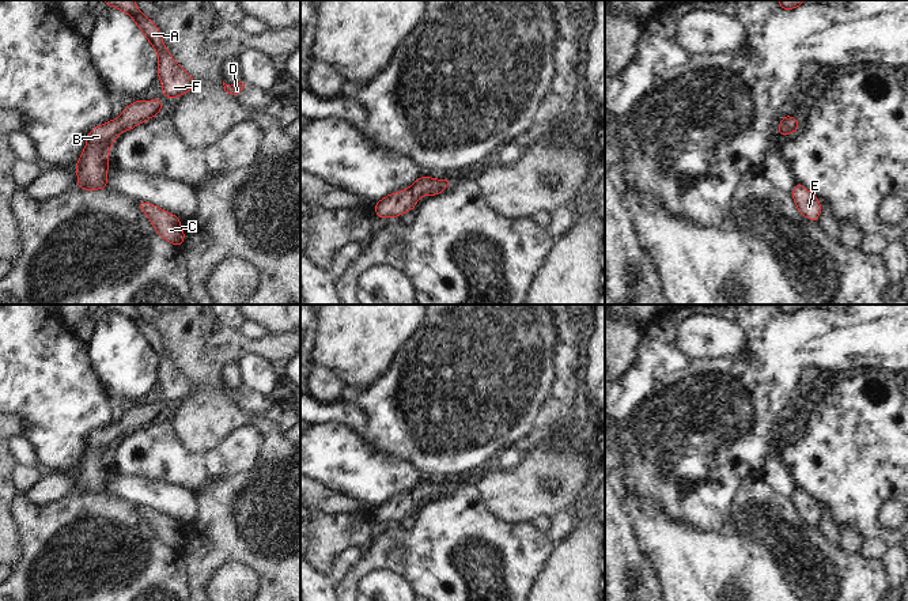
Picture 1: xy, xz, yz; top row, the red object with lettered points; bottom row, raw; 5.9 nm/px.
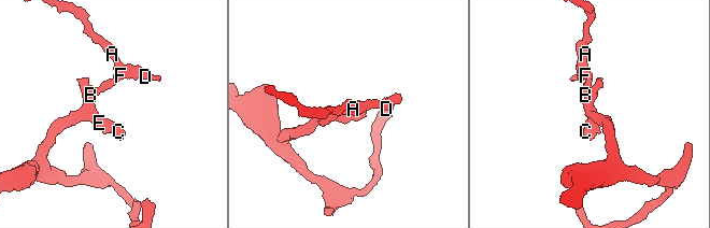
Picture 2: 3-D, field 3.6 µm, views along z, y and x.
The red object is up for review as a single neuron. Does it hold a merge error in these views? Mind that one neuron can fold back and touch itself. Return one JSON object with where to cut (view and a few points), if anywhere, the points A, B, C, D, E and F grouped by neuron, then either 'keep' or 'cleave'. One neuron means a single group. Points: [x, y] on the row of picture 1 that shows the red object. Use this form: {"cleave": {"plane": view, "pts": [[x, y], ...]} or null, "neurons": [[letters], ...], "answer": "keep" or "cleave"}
{"cleave": null, "neurons": [["A", "B", "C", "D", "E", "F"]], "answer": "keep"}

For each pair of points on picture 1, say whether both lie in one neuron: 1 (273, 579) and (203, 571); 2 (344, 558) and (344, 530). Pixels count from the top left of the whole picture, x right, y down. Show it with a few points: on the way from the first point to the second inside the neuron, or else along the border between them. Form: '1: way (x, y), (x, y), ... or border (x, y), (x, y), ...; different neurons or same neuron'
1: way (256, 562), (249, 555), (220, 555); same neuron
2: border (360, 548), (347, 548), (326, 573), (321, 573); different neurons

